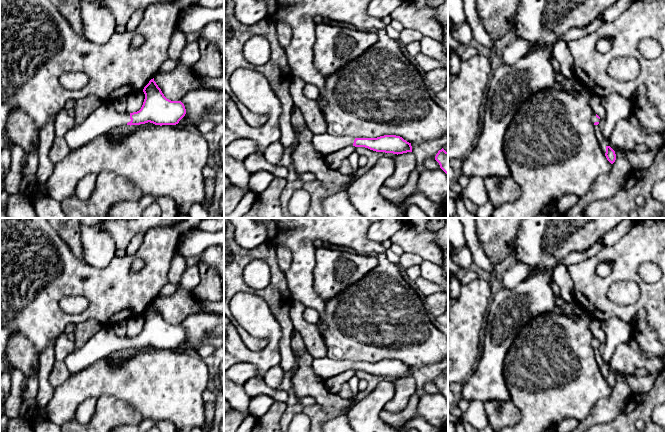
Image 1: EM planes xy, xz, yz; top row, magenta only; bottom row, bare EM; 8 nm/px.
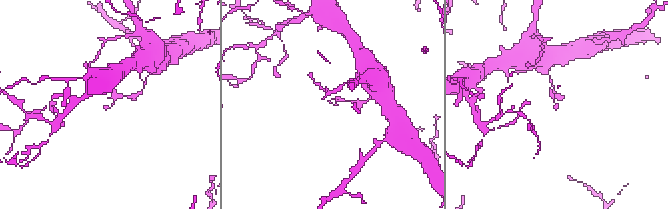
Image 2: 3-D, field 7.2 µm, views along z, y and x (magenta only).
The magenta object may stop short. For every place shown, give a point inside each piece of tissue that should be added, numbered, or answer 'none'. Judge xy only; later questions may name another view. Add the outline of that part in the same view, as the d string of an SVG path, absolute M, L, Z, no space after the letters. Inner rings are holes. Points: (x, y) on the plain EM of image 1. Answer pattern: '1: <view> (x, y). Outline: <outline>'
1: xy (103, 344). Outline: M105 325L83 347L74 350L64 360L63 365L74 375L117 351L128 350L130 345L130 337L120 337L111 326Z

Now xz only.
1: xz (326, 368). Outline: M329 357L314 359L312 369L324 380L335 377L347 370L353 369L355 362L333 360Z

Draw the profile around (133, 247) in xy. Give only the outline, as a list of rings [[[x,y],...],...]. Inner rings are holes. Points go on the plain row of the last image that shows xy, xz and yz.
[[[136,234],[126,248],[126,254],[135,256],[143,243],[143,238],[143,234]]]

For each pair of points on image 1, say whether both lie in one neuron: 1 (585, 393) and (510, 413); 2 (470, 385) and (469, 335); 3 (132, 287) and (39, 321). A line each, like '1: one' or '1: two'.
1: two
2: two
3: one

